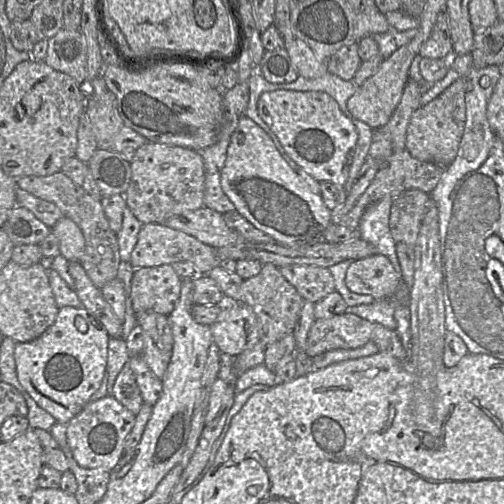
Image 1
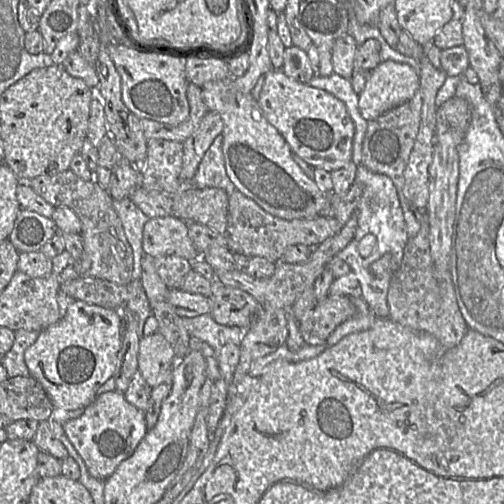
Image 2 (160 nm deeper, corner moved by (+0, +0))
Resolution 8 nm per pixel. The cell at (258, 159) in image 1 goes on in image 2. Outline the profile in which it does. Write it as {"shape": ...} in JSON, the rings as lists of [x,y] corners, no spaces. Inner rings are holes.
{"shape":[[[233,78],[206,82],[201,87],[201,97],[208,110],[217,112],[223,120],[223,129],[221,133],[223,138],[222,154],[225,162],[226,174],[238,191],[240,191],[246,197],[254,200],[263,210],[265,210],[269,214],[285,220],[313,219],[319,216],[320,211],[324,207],[332,206],[332,194],[322,190],[313,179],[309,178],[303,172],[298,164],[292,159],[292,150],[290,149],[283,136],[266,119],[262,109],[259,106],[258,101],[252,97],[251,93],[243,93],[235,88],[233,86]]]}

